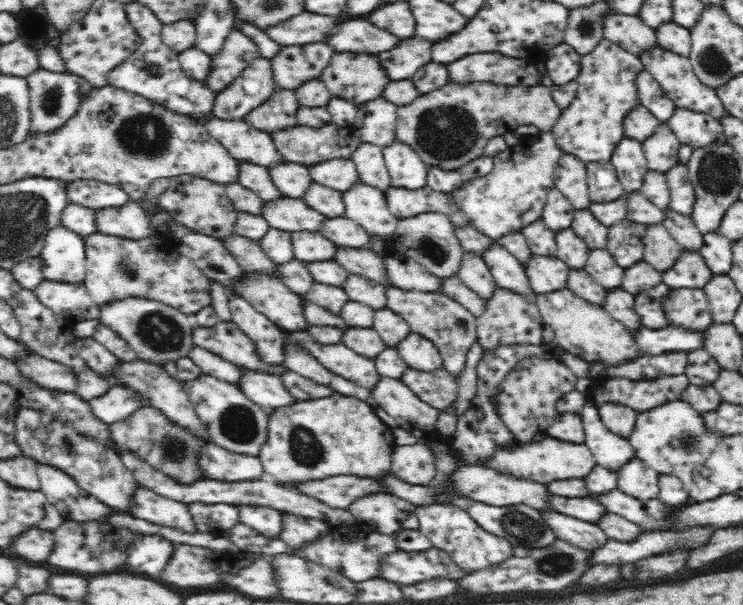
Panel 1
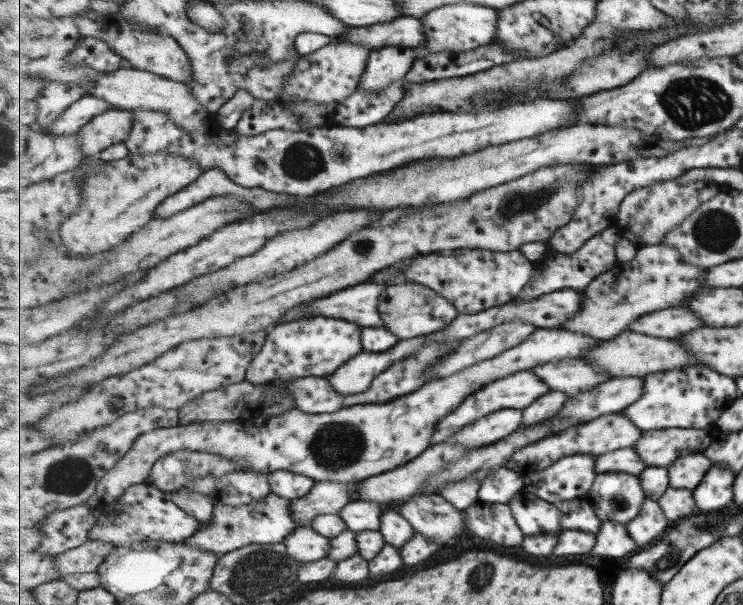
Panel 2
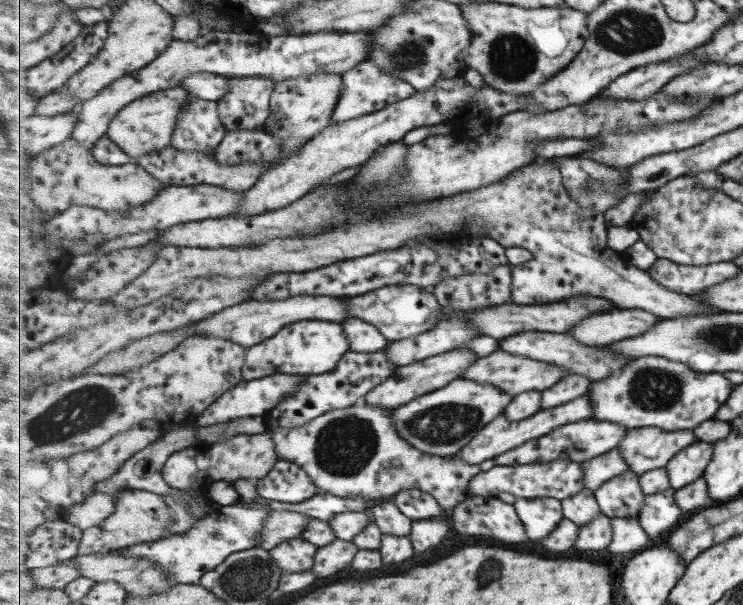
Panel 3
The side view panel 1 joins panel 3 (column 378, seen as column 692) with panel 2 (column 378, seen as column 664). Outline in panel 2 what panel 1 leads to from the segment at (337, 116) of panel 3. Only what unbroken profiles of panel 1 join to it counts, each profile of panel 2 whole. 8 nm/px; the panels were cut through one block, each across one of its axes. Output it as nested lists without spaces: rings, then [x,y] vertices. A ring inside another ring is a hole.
[[[387,46],[369,55],[368,67],[360,80],[360,88],[381,92],[396,80],[402,80],[412,70],[416,51],[409,46]]]

